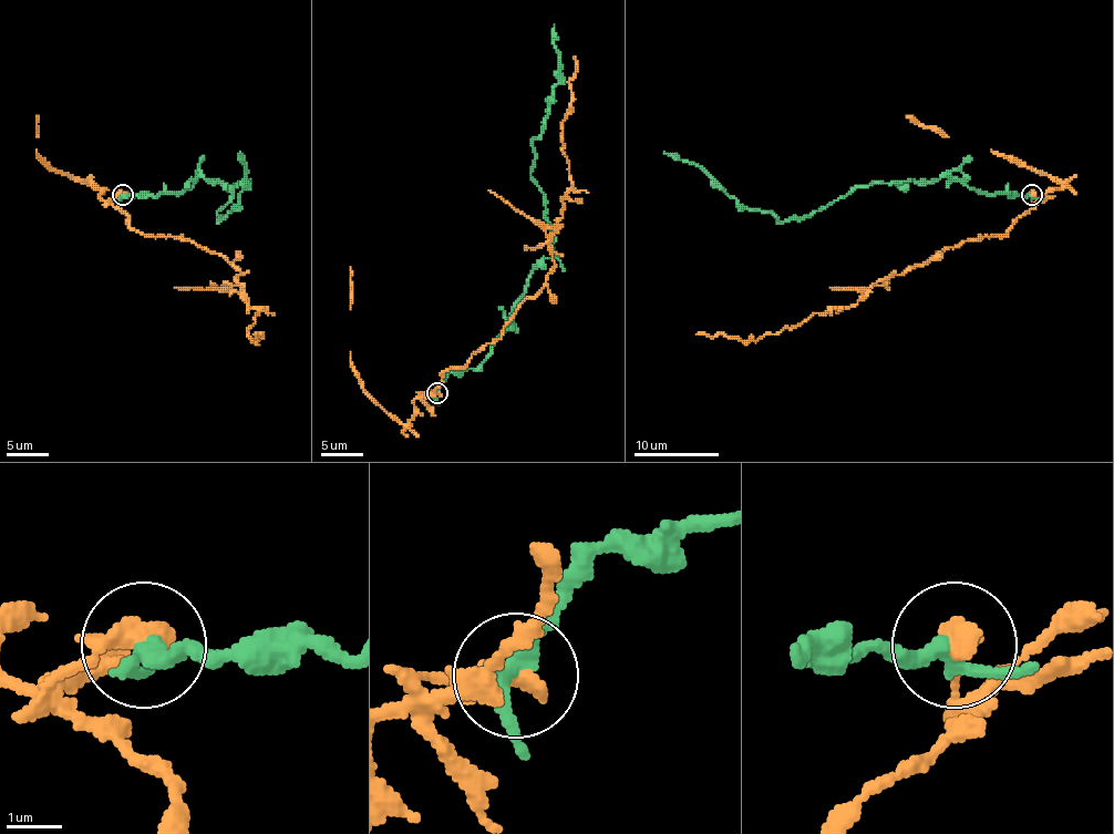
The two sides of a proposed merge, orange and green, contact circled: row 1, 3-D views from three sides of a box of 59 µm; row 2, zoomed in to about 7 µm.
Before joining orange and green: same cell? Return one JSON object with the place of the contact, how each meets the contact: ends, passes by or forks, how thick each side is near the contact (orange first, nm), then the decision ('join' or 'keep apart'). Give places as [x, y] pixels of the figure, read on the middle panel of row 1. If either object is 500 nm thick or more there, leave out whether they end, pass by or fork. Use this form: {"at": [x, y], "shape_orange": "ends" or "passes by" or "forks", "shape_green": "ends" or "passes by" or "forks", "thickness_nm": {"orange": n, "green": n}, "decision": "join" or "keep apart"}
{"at": [436, 392], "thickness_nm": {"orange": 500, "green": 300}, "decision": "keep apart"}

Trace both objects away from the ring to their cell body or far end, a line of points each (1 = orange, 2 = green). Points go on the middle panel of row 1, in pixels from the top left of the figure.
1: (437, 392), (424, 397), (445, 371), (496, 341), (554, 265), (549, 239), (571, 184), (563, 120), (573, 57)
2: (437, 392), (450, 372), (480, 367), (530, 270), (554, 256), (530, 175), (558, 82), (554, 24)

